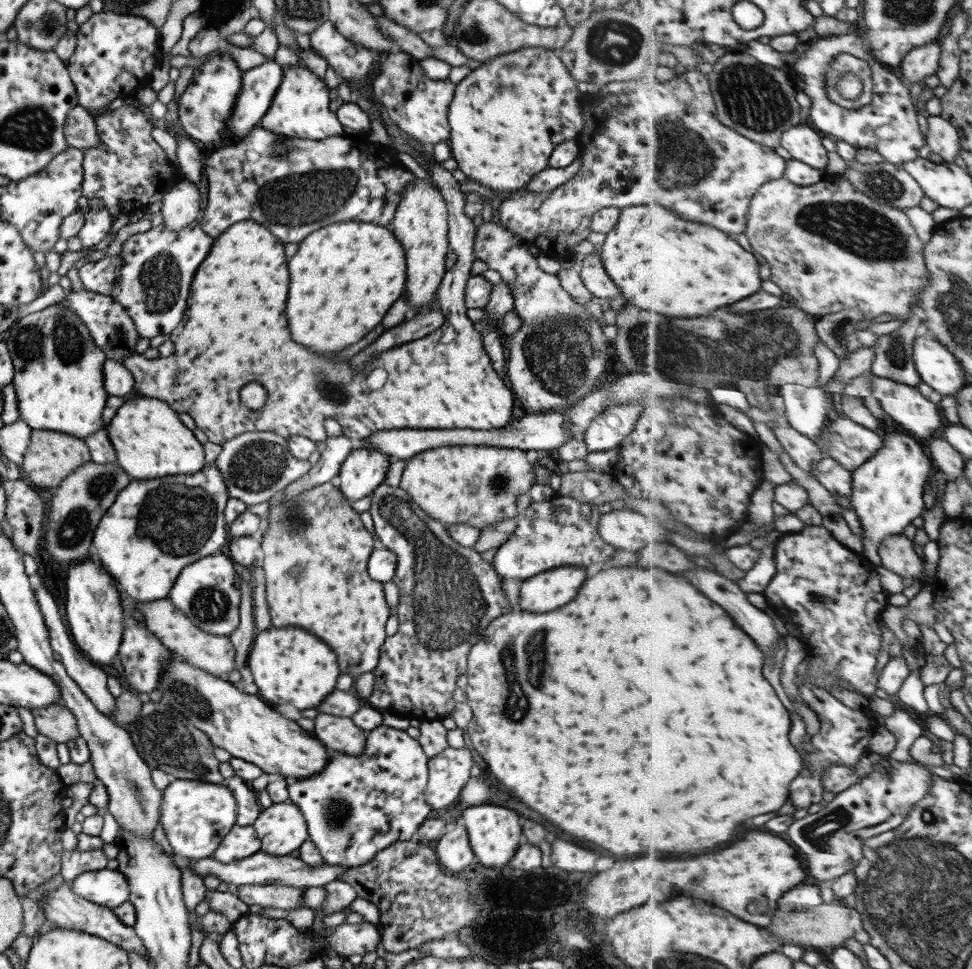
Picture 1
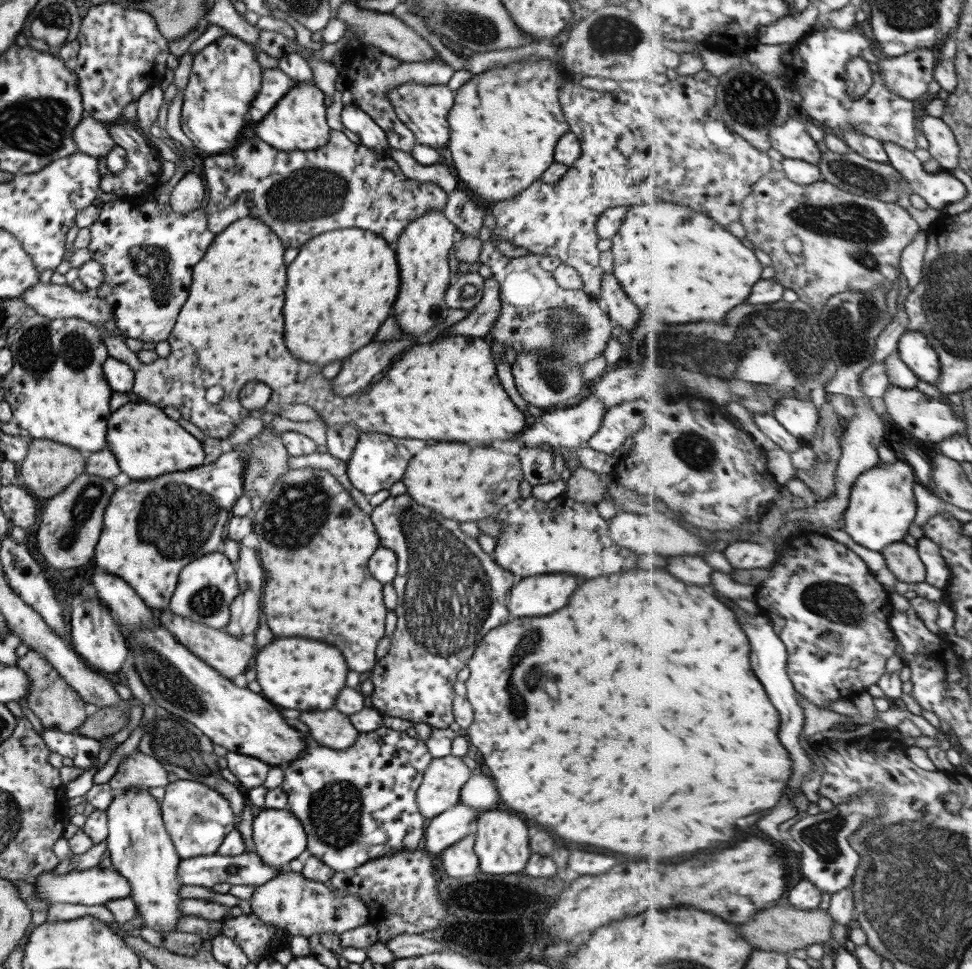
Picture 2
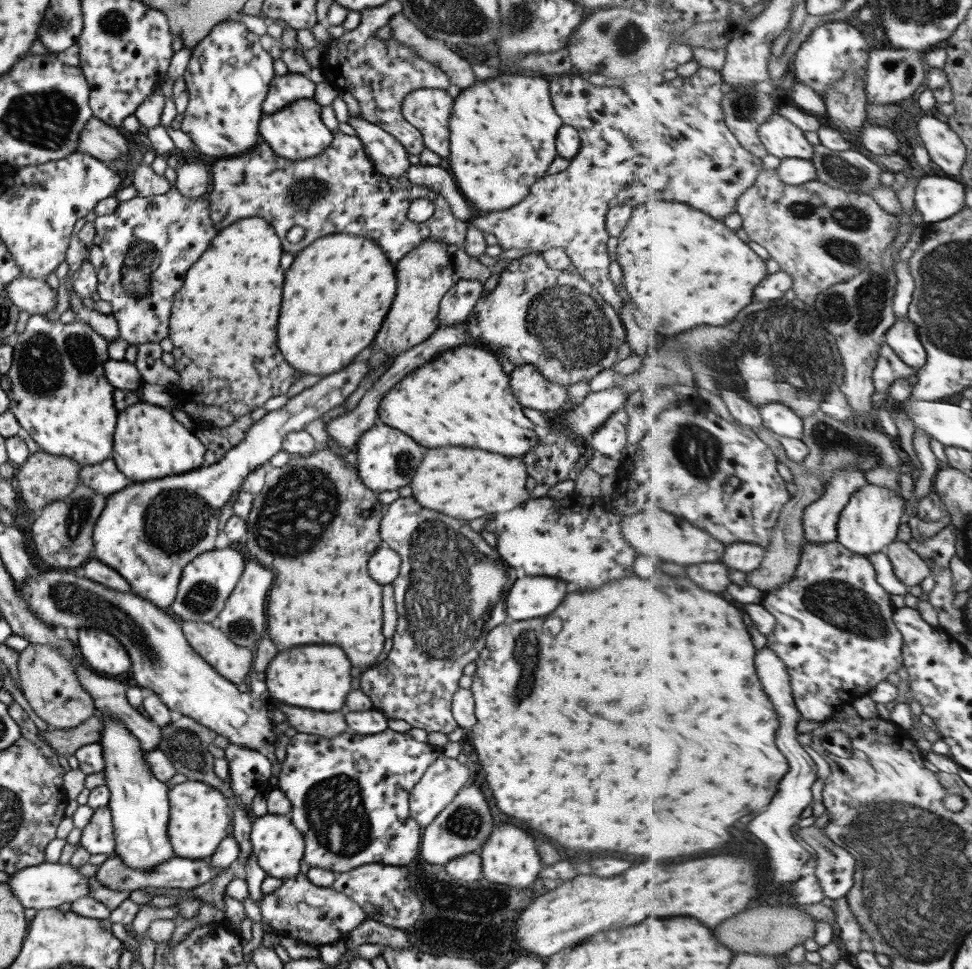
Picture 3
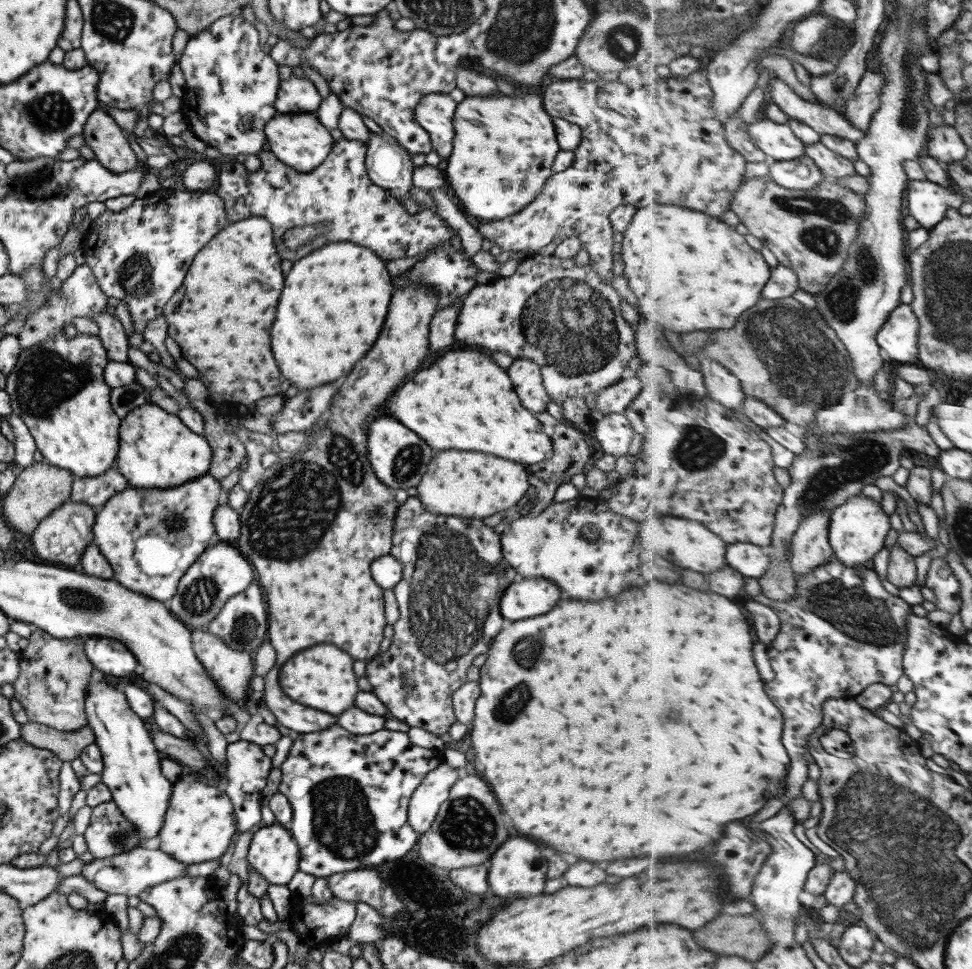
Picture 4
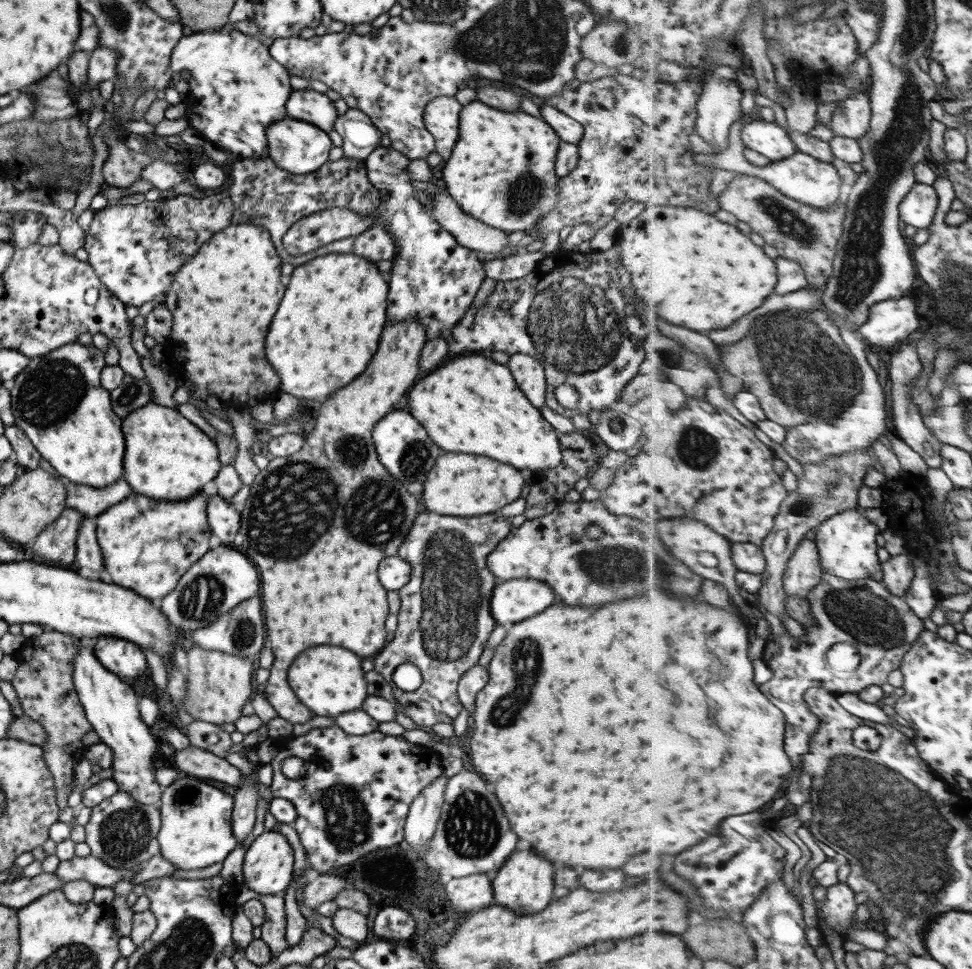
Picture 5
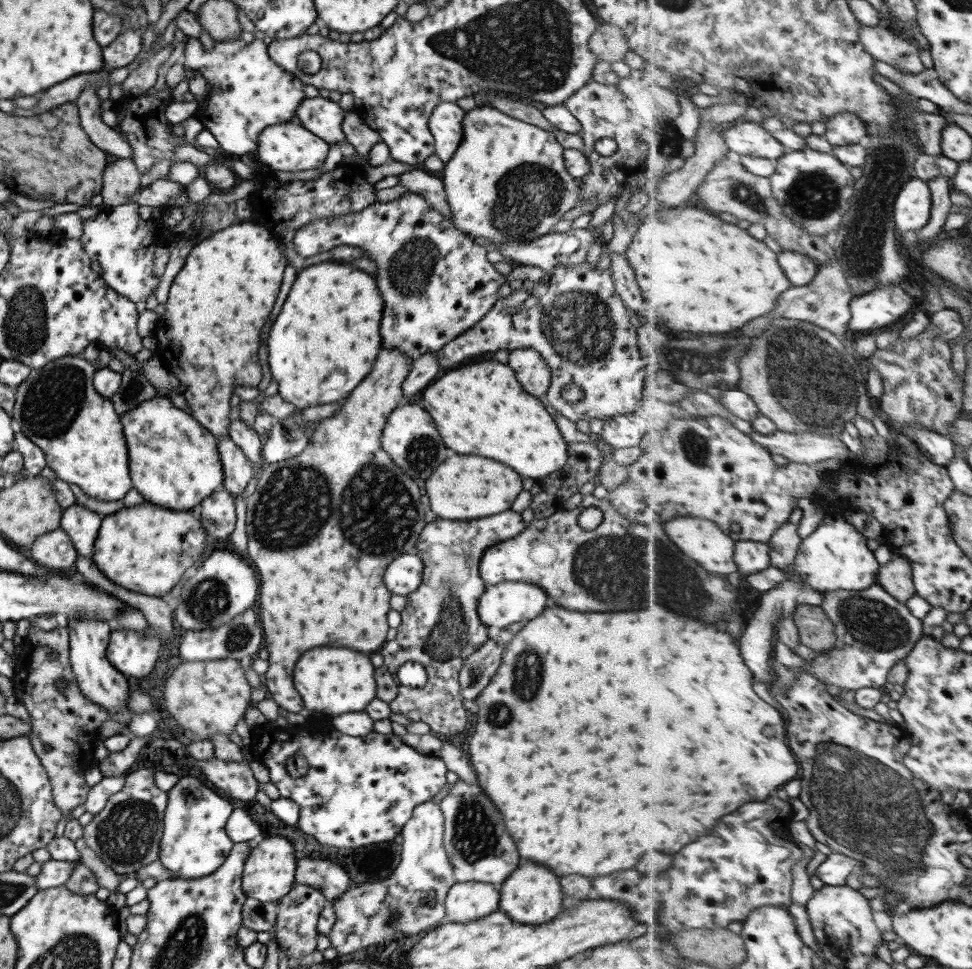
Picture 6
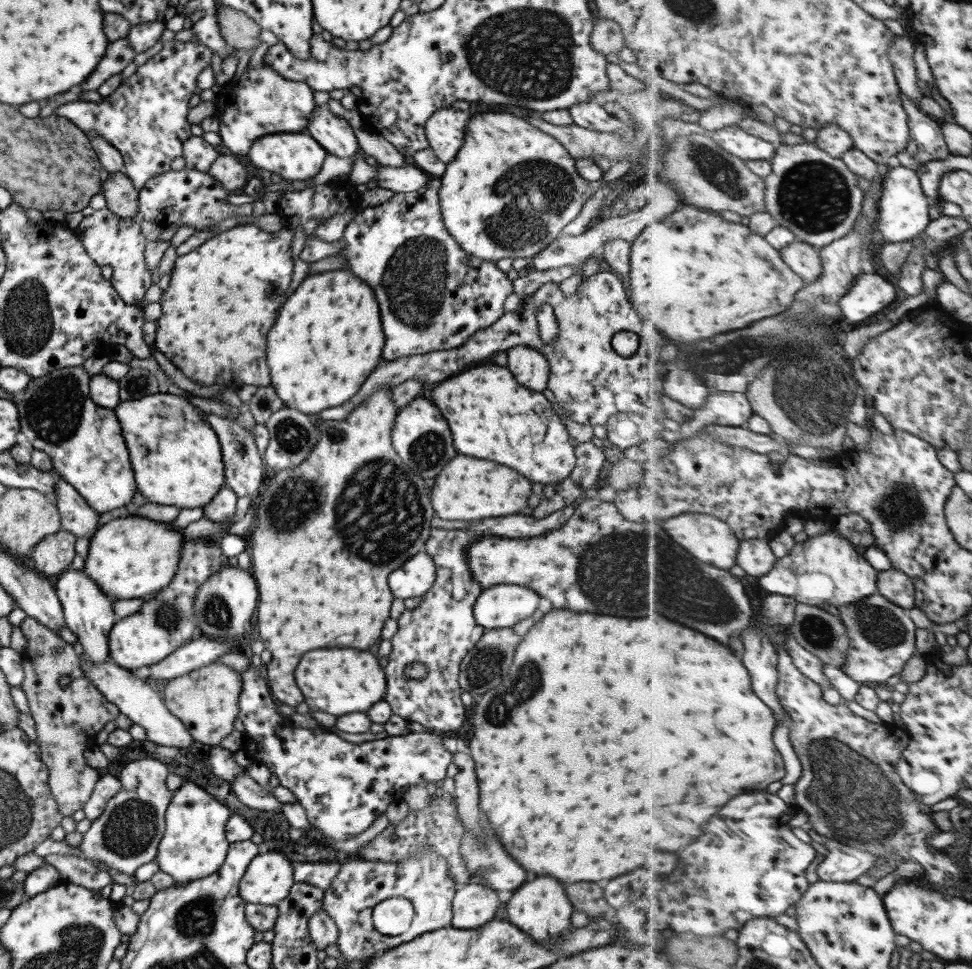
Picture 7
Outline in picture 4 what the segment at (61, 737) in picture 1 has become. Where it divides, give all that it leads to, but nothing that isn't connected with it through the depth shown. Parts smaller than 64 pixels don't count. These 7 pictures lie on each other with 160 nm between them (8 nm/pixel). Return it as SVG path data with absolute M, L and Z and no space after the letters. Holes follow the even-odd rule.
M30 627L27 644L19 652L18 675L13 681L13 697L19 699L22 704L25 718L29 722L38 722L58 731L76 731L86 725L86 714L84 711L84 700L89 677L93 672L92 664L84 653L84 642L81 637L58 639L40 628Z

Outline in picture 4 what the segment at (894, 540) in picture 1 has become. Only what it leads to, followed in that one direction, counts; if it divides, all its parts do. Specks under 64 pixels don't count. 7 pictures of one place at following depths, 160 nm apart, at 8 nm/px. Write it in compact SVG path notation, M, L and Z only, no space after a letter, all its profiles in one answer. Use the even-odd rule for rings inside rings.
M897 542L890 550L887 580L889 586L895 591L914 588L915 580L917 580L915 557Z

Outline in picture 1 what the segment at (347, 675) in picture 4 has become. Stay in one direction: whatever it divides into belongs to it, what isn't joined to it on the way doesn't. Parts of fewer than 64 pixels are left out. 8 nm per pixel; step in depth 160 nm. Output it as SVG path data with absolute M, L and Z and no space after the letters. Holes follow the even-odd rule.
M297 626L257 632L247 656L247 668L251 670L253 682L265 700L273 704L291 704L297 710L317 706L333 690L339 674L335 654L313 634L299 630Z

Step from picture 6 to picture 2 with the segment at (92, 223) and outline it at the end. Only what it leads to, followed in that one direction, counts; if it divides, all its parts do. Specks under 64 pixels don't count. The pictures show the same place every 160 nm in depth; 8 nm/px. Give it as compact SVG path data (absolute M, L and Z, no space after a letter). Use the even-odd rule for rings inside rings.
M151 197L138 204L112 200L99 205L95 222L88 226L90 239L86 246L91 252L91 260L102 266L103 280L95 290L97 298L103 299L111 308L113 322L124 338L137 339L143 343L167 341L175 325L177 312L187 298L192 268L213 240L213 233L207 230L205 211L197 207L187 214L177 214L170 204L160 206Z

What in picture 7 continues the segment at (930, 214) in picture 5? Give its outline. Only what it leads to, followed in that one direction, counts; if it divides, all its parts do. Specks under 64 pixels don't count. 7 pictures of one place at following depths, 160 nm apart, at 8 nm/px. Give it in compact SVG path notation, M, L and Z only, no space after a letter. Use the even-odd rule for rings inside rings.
M901 165L891 167L887 171L879 201L880 221L878 227L883 240L885 243L905 242L910 241L911 238L924 236L932 221L930 215L932 202L926 191L921 188L921 180L919 180L917 172Z

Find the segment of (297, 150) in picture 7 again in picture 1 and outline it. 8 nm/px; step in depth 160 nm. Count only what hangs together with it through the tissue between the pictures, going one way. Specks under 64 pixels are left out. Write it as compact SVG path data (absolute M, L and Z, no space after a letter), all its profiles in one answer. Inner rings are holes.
M300 63L297 65L281 65L282 77L269 109L258 122L258 126L269 129L283 137L321 140L330 136L343 134L342 126L337 120L336 113L329 110L329 88L316 74L307 70Z

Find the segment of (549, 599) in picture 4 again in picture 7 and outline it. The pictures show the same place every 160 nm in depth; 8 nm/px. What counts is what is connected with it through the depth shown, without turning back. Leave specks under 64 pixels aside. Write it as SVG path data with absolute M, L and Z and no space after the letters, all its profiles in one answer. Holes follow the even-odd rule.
M499 584L483 589L472 606L475 622L485 630L509 628L530 617L540 596L523 586Z

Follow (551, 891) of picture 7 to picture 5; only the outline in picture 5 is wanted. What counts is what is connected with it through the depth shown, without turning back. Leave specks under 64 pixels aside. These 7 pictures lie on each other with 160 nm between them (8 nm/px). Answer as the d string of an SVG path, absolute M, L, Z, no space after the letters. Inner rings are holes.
M529 850L511 852L511 856L503 862L503 866L490 876L494 903L507 907L515 914L533 914L542 911L553 899L551 891L554 882L551 876L551 864Z

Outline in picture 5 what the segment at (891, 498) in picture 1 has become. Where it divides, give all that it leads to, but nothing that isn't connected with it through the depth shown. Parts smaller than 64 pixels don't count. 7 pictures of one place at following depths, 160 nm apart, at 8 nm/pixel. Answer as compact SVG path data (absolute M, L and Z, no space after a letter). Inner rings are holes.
M847 509L821 523L815 530L815 542L819 547L821 562L825 573L829 573L845 580L873 579L884 580L883 563L880 561L877 546L877 536L882 533L875 524L861 510Z

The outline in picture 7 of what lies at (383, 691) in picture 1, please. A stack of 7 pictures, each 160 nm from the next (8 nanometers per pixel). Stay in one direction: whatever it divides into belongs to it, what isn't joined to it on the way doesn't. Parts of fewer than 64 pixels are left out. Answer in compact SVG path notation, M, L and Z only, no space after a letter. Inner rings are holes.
M573 504L548 514L541 519L522 514L503 516L503 518L481 519L463 530L437 530L431 528L429 538L425 542L425 552L435 565L434 584L419 597L418 605L413 609L405 609L397 620L397 630L389 639L391 654L387 656L385 678L387 682L387 698L385 702L391 706L392 714L400 716L408 723L418 722L431 732L453 735L461 722L465 720L465 706L459 699L462 689L458 685L460 662L475 646L486 630L479 626L472 615L475 599L481 594L480 585L472 577L465 546L475 542L479 536L503 536L503 538L536 537L558 529L567 518L572 516ZM418 662L427 668L421 680L406 676L404 668Z

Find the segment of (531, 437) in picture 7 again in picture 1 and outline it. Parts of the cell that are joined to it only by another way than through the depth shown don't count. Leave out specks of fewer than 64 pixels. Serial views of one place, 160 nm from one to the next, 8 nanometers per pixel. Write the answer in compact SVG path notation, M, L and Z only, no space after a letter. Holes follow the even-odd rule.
M419 153L419 156L423 156L425 160L427 160L429 167L426 169L426 172L430 176L430 180L433 181L433 184L437 186L436 189L440 192L440 195L444 198L447 211L448 250L456 254L456 261L449 270L445 270L436 288L435 296L438 297L437 308L440 310L441 314L443 314L443 325L441 327L437 328L437 330L433 330L431 334L419 338L419 340L413 340L413 342L407 342L407 344L401 344L401 346L397 346L397 348L389 348L389 350L377 354L361 372L353 372L353 374L351 374L351 370L349 370L349 362L347 362L347 360L335 362L335 360L329 358L329 356L315 356L315 354L311 354L307 348L295 344L295 342L291 340L291 336L289 336L289 330L287 330L287 318L285 318L287 260L285 260L285 256L283 256L283 244L281 244L273 234L269 234L269 230L263 228L258 222L253 220L239 221L229 226L229 228L213 242L213 246L211 246L207 258L199 264L199 268L195 271L193 280L191 281L189 298L187 298L187 310L183 312L183 318L181 318L181 322L178 323L178 326L167 335L167 338L173 344L173 353L167 356L167 358L157 357L154 359L143 359L140 354L136 353L122 360L121 364L126 367L134 381L132 395L156 398L166 402L171 407L171 410L174 410L176 413L185 412L185 414L188 414L194 420L195 426L205 434L208 442L219 446L227 442L226 440L241 433L265 431L274 432L285 439L288 436L297 435L304 436L312 440L313 443L321 442L327 437L323 428L323 421L325 418L332 418L335 420L342 428L342 434L352 439L354 443L372 435L375 431L393 430L393 428L395 428L395 430L397 430L397 428L473 428L473 430L489 430L489 428L501 428L501 426L505 426L505 424L509 422L509 414L511 414L511 408L513 408L513 396L511 396L511 392L503 386L503 382L499 380L499 376L493 372L491 362L489 362L489 358L487 358L487 354L485 354L485 350L483 346L481 346L482 335L479 334L473 322L467 317L466 306L464 305L464 286L471 277L469 268L475 259L472 256L472 246L477 223L463 212L464 193L459 191L457 187L458 182L453 178L451 173L441 167L441 163L433 159L432 153ZM373 368L383 368L383 370L387 372L387 382L383 384L381 390L369 390L369 388L365 386L365 376L367 376L369 370L373 370ZM251 382L263 386L263 389L267 391L266 402L263 403L261 408L256 408L255 410L247 408L247 405L241 402L239 396L239 391L243 389L243 386Z

